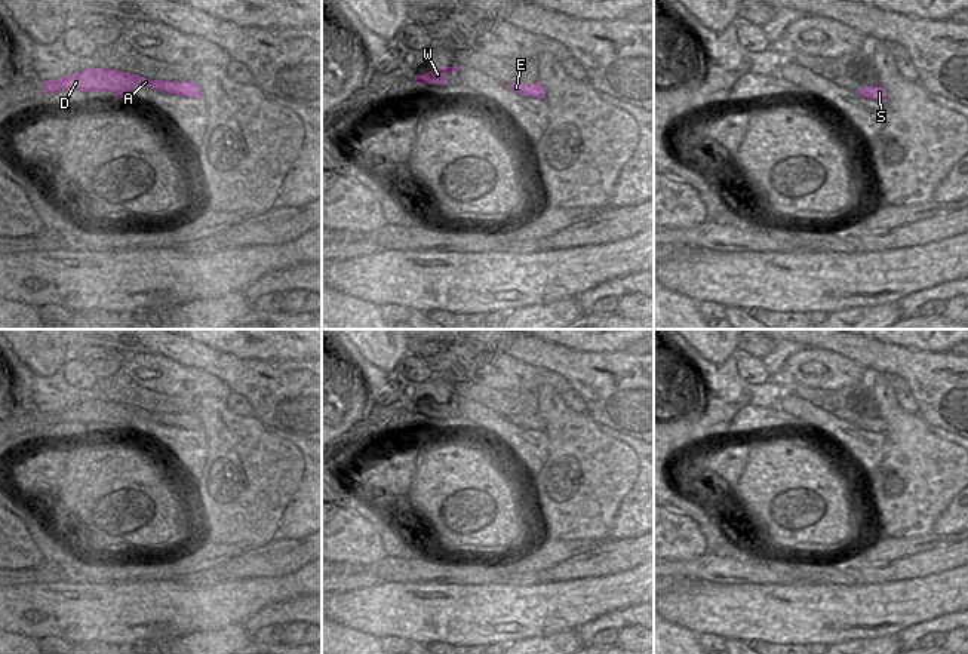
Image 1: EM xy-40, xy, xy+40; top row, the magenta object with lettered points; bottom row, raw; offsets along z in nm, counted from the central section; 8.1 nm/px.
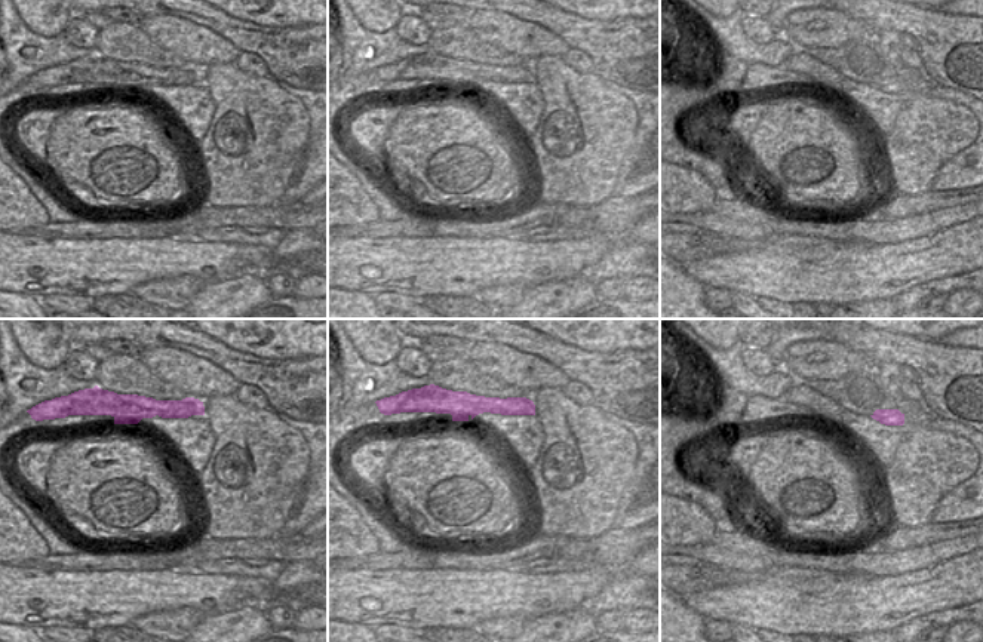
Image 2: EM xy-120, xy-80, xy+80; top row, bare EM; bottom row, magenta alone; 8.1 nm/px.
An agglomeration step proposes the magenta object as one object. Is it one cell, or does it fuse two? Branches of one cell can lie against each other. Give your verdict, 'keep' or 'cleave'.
keep

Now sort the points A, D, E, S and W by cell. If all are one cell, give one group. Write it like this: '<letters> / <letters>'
A D E S W

